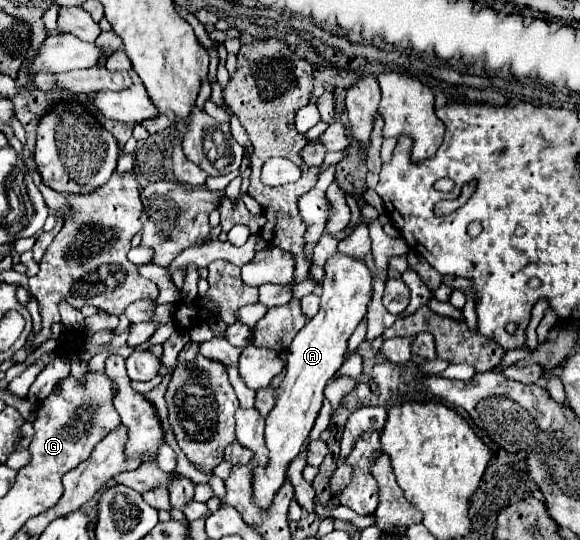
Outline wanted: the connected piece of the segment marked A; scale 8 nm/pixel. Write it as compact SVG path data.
M334 254L326 266L326 280L322 284L322 296L320 296L320 310L308 322L298 336L292 340L286 364L288 374L282 380L280 388L276 390L276 406L266 418L266 432L264 440L270 450L270 462L264 468L254 470L254 500L260 508L270 506L276 490L282 486L286 478L286 466L302 452L304 440L308 438L314 420L322 408L324 402L324 388L330 378L340 370L348 338L356 330L356 326L362 322L368 310L368 302L372 298L372 276L364 262L358 262L356 258Z

